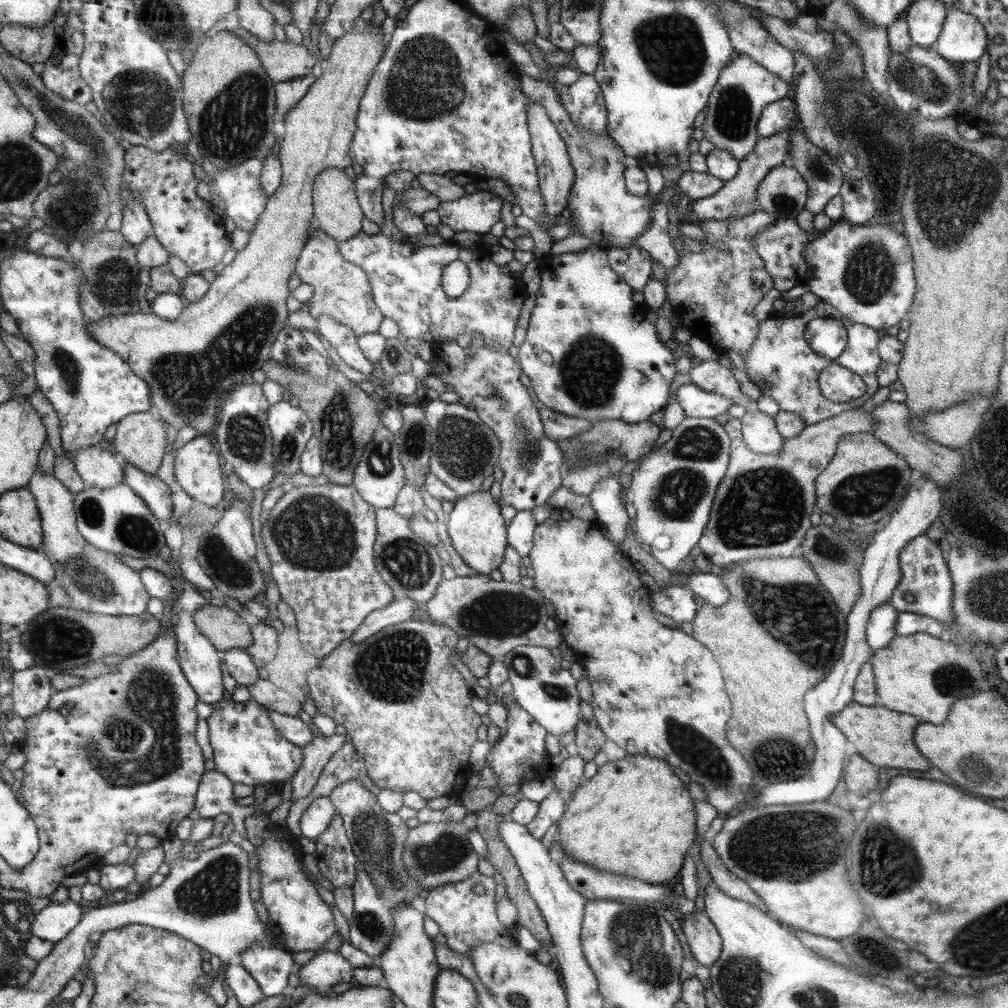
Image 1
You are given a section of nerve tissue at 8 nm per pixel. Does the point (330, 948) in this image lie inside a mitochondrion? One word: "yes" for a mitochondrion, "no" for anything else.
no

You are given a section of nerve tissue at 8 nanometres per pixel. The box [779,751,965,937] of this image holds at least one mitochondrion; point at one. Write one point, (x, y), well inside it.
(886, 866)

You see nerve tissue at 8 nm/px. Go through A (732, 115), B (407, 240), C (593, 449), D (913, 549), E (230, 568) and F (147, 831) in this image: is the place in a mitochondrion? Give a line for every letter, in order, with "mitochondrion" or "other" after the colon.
A: mitochondrion
B: other
C: mitochondrion
D: other
E: mitochondrion
F: other

